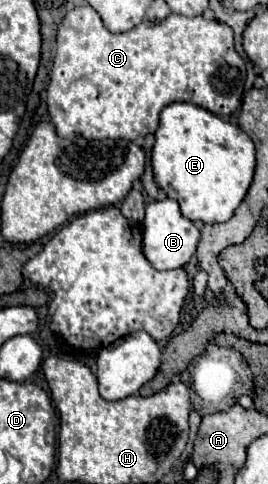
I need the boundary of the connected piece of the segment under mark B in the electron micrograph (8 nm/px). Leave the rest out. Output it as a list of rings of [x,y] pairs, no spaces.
[[[164,199],[164,201],[152,201],[146,205],[146,217],[142,221],[142,253],[158,271],[178,269],[184,267],[190,257],[196,253],[196,245],[200,241],[198,227],[188,221],[182,213],[176,201]]]

